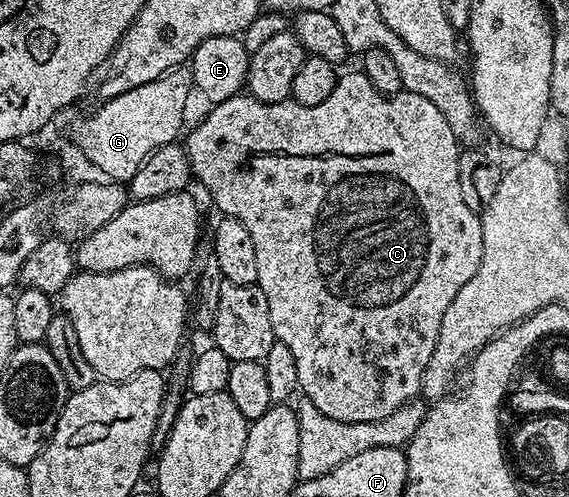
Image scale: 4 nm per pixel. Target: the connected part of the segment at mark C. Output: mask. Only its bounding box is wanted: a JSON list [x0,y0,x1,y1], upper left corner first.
[184,71,484,423]

